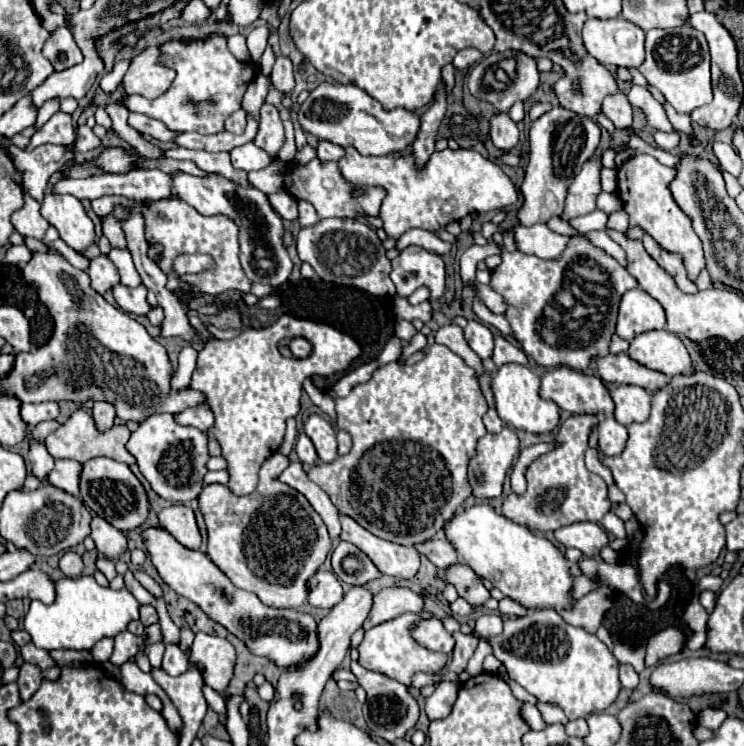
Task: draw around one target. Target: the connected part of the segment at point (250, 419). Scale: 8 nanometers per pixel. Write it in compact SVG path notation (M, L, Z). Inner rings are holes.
M283 315L271 327L247 329L247 331L239 333L237 337L233 337L231 341L207 341L205 343L205 347L201 349L199 359L197 359L197 369L193 373L191 387L199 389L207 395L207 403L209 403L211 411L215 413L215 427L209 431L209 435L213 435L223 449L223 457L225 457L227 469L229 469L227 487L231 493L249 495L255 491L257 481L259 481L257 473L259 473L261 465L279 449L279 445L283 441L285 421L289 417L299 415L299 411L301 411L299 399L301 399L301 391L303 391L303 381L313 375L329 377L337 371L345 371L351 365L351 361L357 359L359 355L361 355L361 345L347 333L341 333L335 327L325 325L325 323L295 319L289 315ZM293 337L305 337L313 345L313 351L309 357L285 359L279 353L277 343L281 339L293 339Z

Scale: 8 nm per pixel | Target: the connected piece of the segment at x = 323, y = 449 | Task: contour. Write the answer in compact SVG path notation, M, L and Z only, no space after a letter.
M311 415L305 425L303 431L309 435L309 439L313 441L317 455L323 463L333 463L339 455L337 455L337 439L335 439L335 431L331 427L329 421L325 421L319 415Z

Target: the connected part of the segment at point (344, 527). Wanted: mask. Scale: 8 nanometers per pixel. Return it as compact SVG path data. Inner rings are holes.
M339 515L341 519L341 539L357 545L381 573L393 575L397 579L411 579L419 569L419 553L415 547L397 545L385 539L375 537L363 529L349 515Z

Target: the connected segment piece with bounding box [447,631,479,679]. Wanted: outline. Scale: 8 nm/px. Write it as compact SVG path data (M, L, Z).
M455 631L455 633L453 633L453 639L455 639L455 649L453 649L453 659L451 659L451 663L447 665L447 673L455 679L459 673L465 671L467 661L469 661L471 655L475 653L479 641L477 641L473 635L465 635L465 633L461 633L461 631Z

